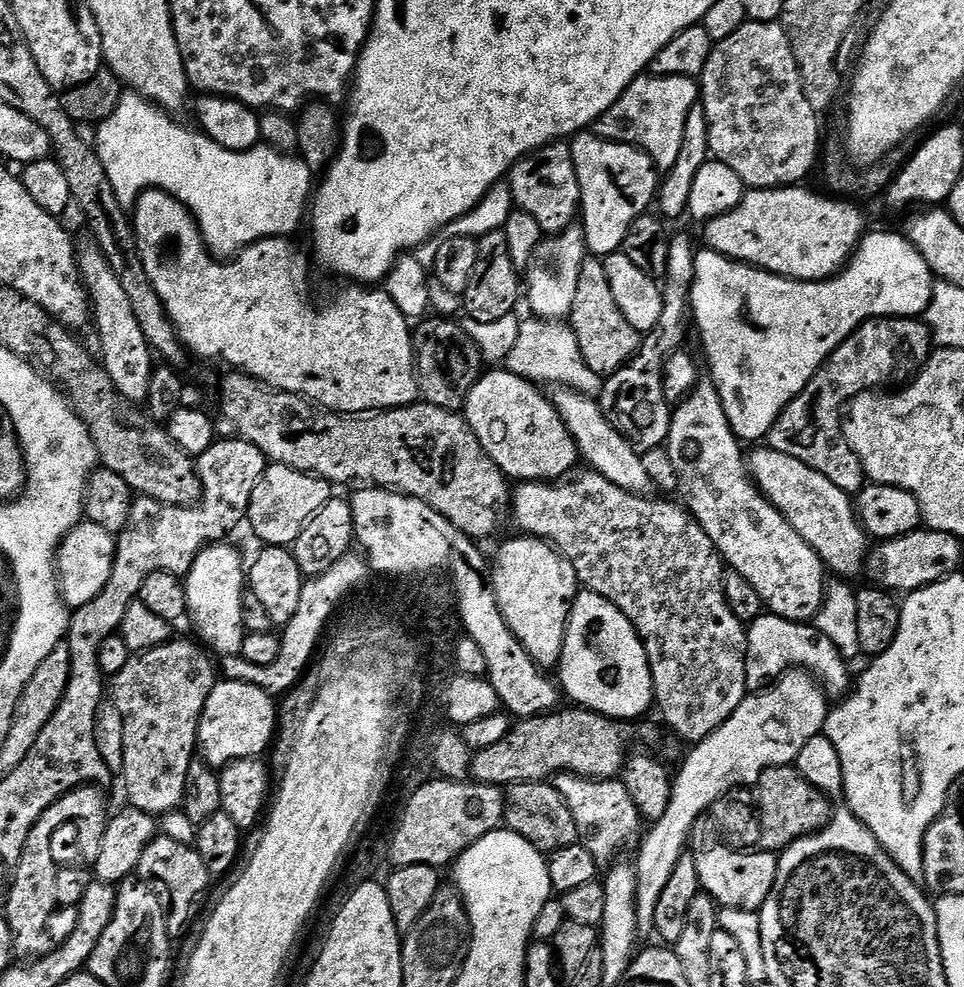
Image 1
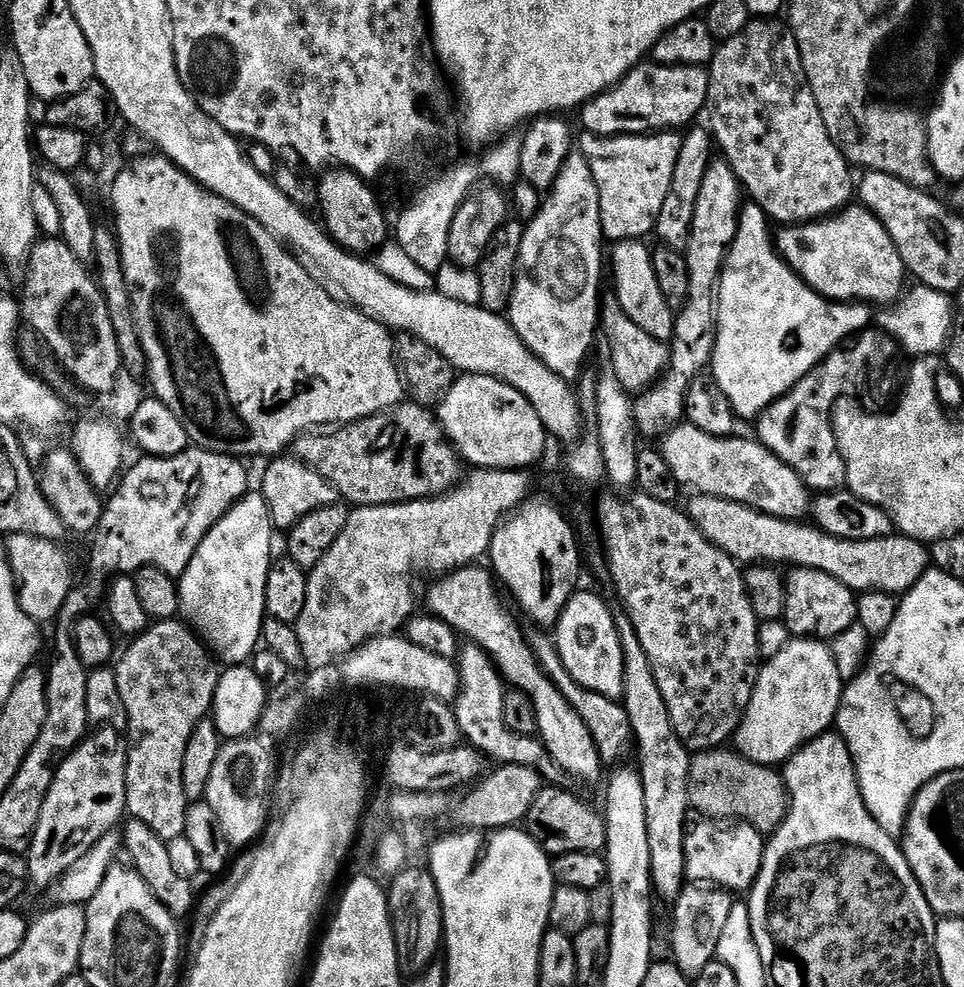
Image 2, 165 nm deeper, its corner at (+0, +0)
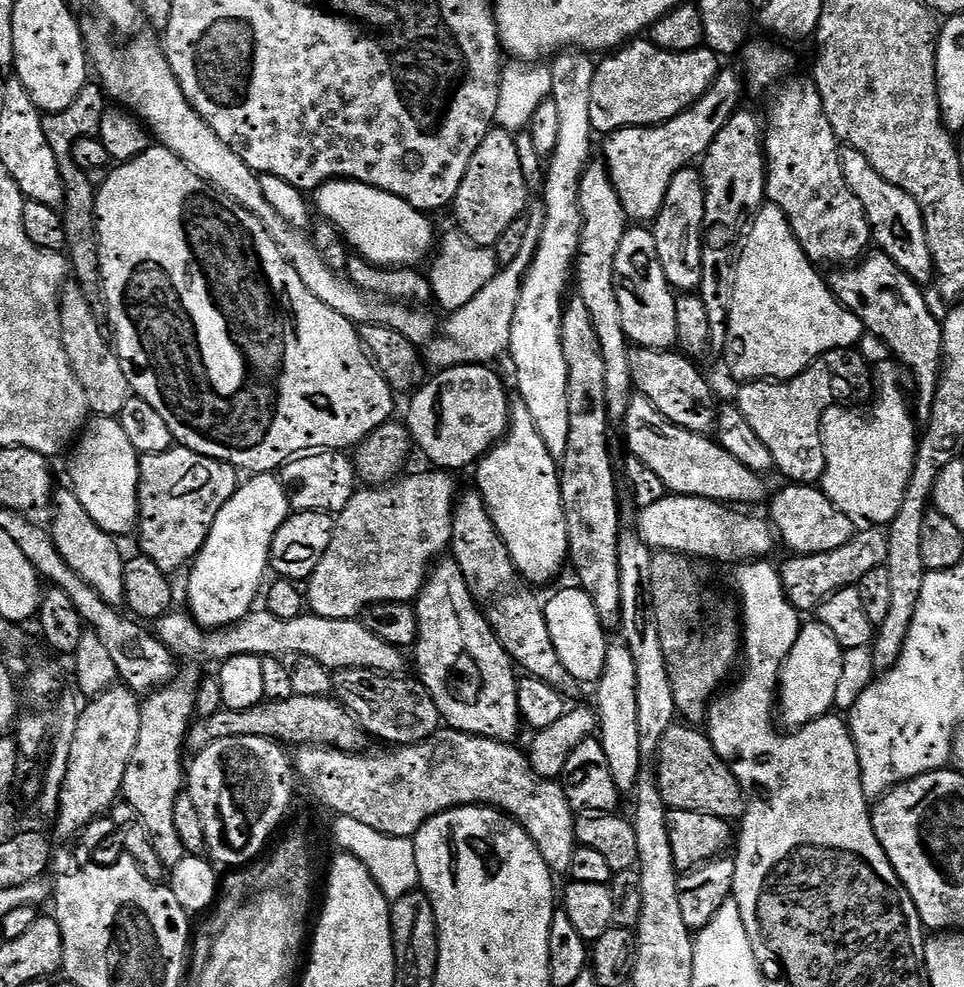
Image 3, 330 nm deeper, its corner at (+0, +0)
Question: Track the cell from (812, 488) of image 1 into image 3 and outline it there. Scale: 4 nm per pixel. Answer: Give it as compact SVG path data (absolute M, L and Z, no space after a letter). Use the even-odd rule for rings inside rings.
M633 395L622 427L624 436L628 439L627 451L642 458L642 462L646 462L646 466L650 466L650 470L662 478L669 493L677 496L701 496L729 506L752 506L748 504L756 504L764 495L769 495L768 488L764 485L765 477L761 473L742 466L742 462L738 462L738 458L717 444L715 439L670 422L644 396Z

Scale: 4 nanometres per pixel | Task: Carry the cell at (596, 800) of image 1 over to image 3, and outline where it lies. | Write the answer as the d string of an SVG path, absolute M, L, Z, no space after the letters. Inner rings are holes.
M451 558L437 559L428 573L428 579L424 581L424 589L414 601L414 607L418 618L418 638L414 645L416 668L420 671L418 679L428 688L430 697L440 711L441 721L447 727L471 736L515 741L515 736L522 729L516 689L518 669L512 663L510 654L506 654L502 642L498 642L476 597L466 586L466 578L462 578L462 566L458 566L458 562Z

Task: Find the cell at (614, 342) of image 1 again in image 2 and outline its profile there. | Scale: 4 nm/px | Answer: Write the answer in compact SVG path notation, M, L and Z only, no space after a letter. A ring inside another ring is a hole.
M608 294L600 301L599 331L602 333L602 344L608 347L608 360L612 363L611 375L622 382L622 386L629 394L639 394L646 388L651 388L668 366L669 345L662 340L650 338L642 326L630 322L630 318L622 310L618 298L614 294Z

